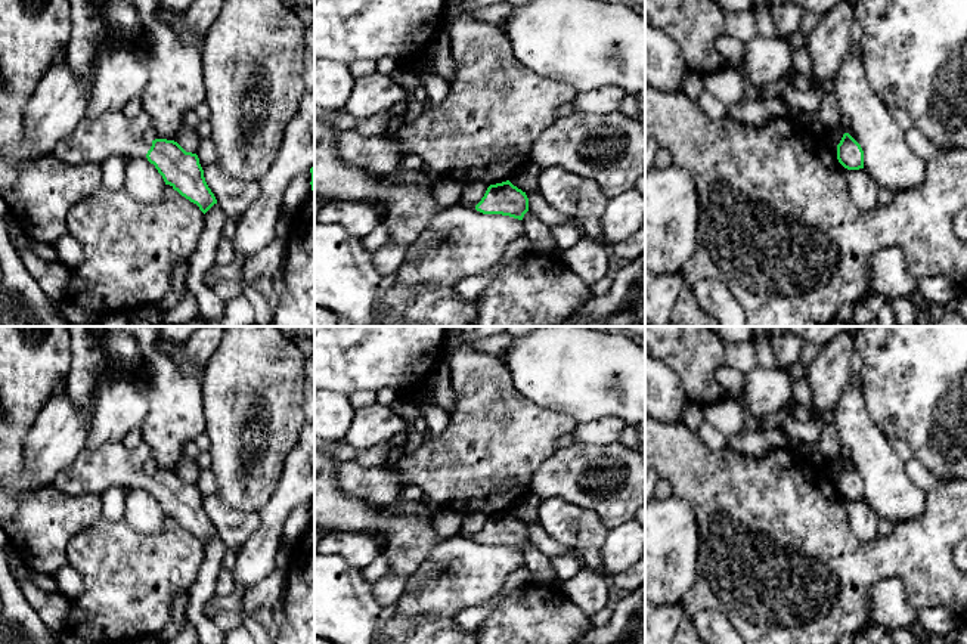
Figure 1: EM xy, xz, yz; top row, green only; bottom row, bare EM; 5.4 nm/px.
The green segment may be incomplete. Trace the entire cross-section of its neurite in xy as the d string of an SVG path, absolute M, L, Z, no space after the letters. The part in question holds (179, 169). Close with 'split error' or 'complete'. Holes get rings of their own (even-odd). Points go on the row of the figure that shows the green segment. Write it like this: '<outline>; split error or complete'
M123 111L86 115L61 142L52 155L66 164L103 162L112 155L146 157L182 196L205 214L217 199L208 188L196 154L186 152L177 142L149 137L152 121L148 115L127 118Z; split error

